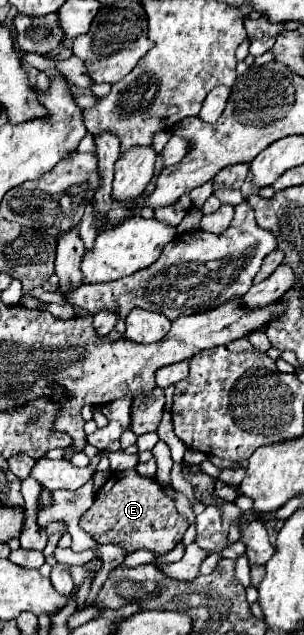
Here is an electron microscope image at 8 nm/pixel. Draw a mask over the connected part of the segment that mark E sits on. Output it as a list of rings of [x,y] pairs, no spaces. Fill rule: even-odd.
[[[135,469],[119,471],[97,493],[93,505],[80,519],[80,527],[91,534],[97,543],[119,543],[129,553],[149,549],[155,555],[165,555],[183,539],[189,523],[181,517],[173,501],[159,489],[159,485],[141,477]]]

